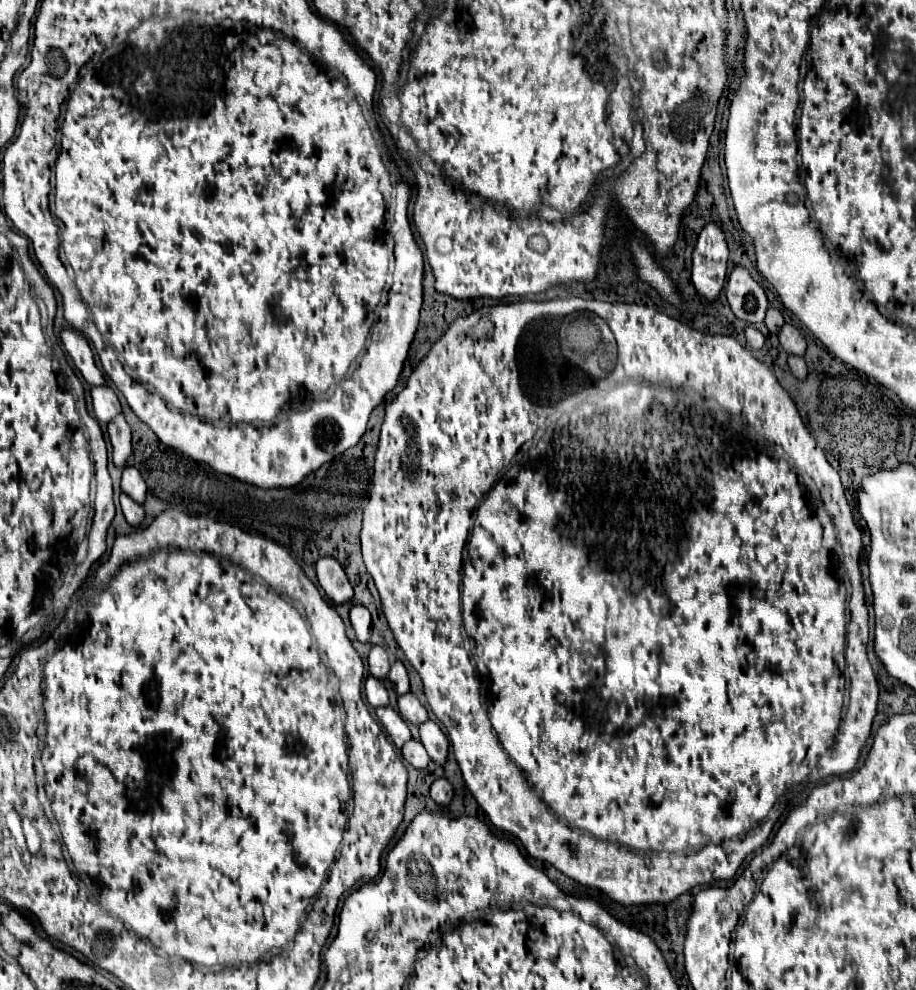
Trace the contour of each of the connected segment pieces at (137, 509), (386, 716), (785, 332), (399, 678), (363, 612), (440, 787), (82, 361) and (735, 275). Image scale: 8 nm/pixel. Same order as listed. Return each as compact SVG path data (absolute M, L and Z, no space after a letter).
M121 493L121 509L123 509L123 515L125 515L125 519L127 519L127 523L129 525L139 525L141 521L143 521L143 517L145 517L145 511L143 511L143 507L139 505L139 503L135 503L129 495L125 495L125 493Z
M377 707L375 713L377 713L379 721L383 723L385 731L389 733L389 737L393 739L393 743L397 745L397 749L401 749L405 745L405 741L411 739L411 731L409 731L407 723L403 721L403 717L393 707Z
M785 323L781 329L779 329L779 343L781 347L791 353L791 355L805 355L805 349L807 349L807 343L803 339L803 335L799 333L797 327Z
M399 659L393 661L387 679L389 679L389 683L391 683L391 687L393 687L393 691L395 691L397 695L409 693L409 677L407 677L407 669L405 669L405 665L403 665Z
M353 605L349 615L351 615L351 625L357 633L357 639L361 643L367 643L369 635L371 635L371 613L369 613L369 609L363 605Z
M435 779L431 785L431 799L437 805L449 805L453 797L453 787L447 779Z
M63 331L61 341L63 341L63 347L69 351L79 373L85 377L85 381L89 385L103 385L105 377L103 377L101 369L95 365L95 357L89 347L89 341L77 331Z
M737 265L731 271L725 293L735 317L747 323L761 323L765 319L765 311L769 307L767 295L743 265Z

